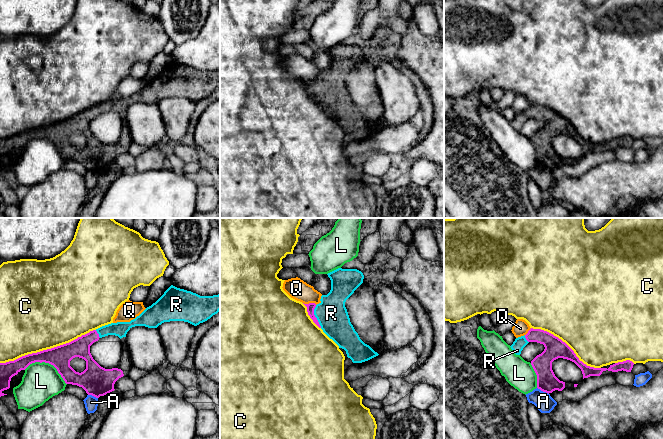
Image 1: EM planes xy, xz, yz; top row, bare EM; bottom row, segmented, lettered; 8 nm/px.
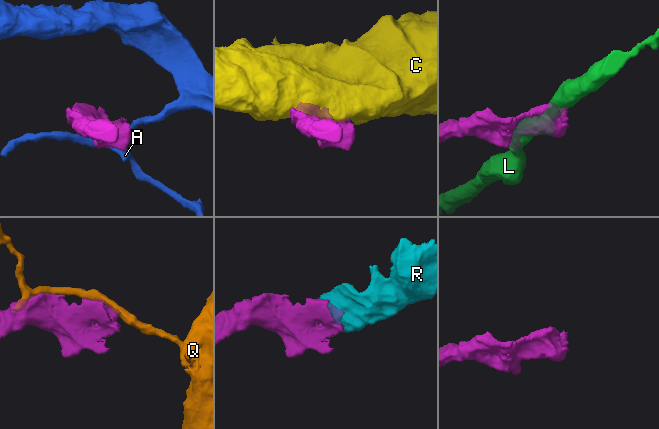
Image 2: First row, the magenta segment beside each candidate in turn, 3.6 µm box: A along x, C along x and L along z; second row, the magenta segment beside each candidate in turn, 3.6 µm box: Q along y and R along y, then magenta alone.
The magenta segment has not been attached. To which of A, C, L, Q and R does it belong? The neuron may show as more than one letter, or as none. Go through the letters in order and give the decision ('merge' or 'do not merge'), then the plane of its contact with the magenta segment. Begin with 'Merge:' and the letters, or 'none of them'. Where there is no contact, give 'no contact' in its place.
Merge: R
A: do not merge; meets magenta in yz
C: do not merge; meets magenta in xy
L: do not merge; meets magenta in xy
Q: do not merge; meets magenta in xz
R: merge; meets magenta in xz

